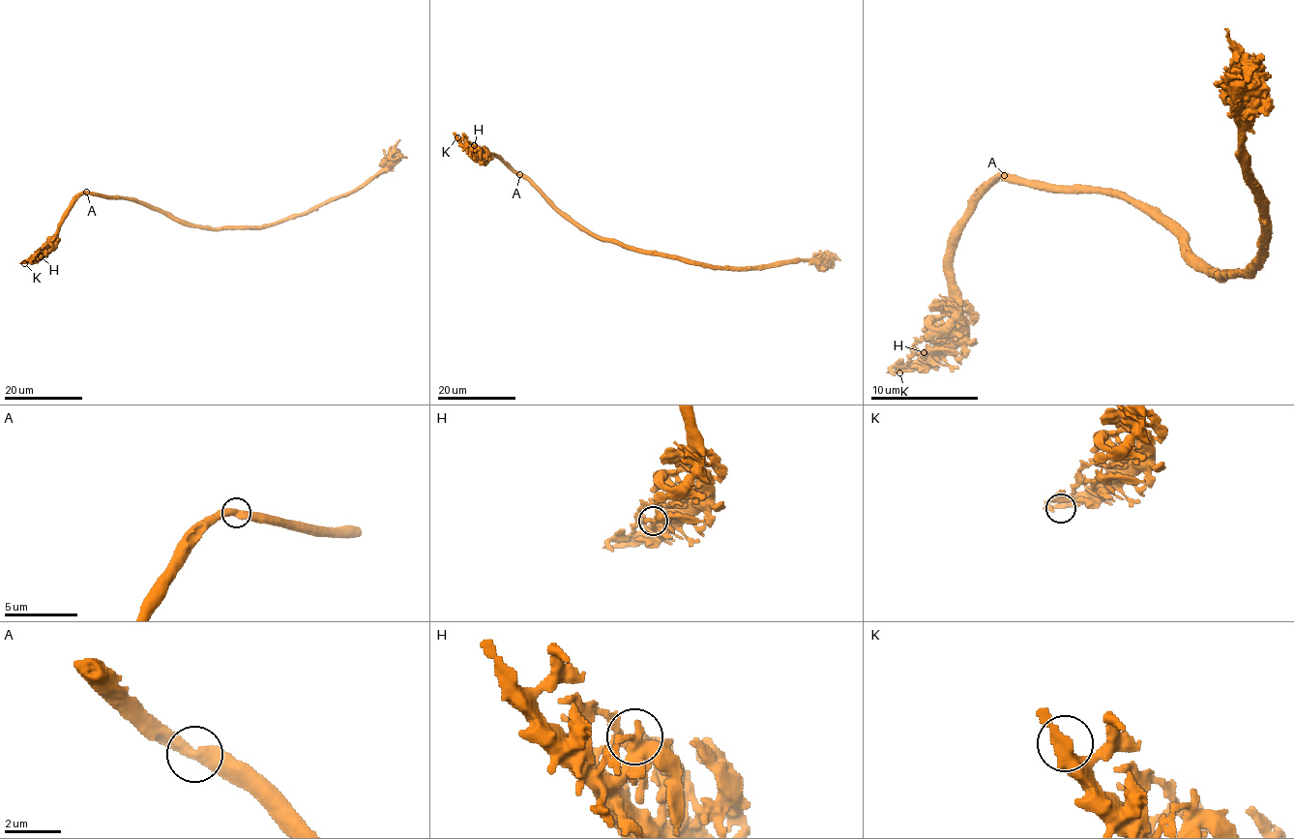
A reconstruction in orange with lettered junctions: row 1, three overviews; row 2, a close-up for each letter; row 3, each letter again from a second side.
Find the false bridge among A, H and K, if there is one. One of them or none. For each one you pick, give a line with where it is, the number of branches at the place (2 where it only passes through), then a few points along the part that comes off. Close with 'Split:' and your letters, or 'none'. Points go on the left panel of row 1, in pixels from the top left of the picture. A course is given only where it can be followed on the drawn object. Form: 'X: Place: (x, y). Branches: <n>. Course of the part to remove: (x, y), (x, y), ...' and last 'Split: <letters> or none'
Split: none

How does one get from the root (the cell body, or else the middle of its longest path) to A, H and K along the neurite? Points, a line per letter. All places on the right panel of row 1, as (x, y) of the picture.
A: (1208, 266), (1137, 201), (1104, 193), (1059, 193), (1050, 188), (1029, 185), (1005, 174)
H: (1208, 266), (1137, 201), (1104, 193), (1059, 193), (999, 177), (981, 195), (956, 236), (943, 342), (924, 352)
K: (1208, 266), (1137, 201), (1059, 193), (999, 177), (956, 236), (951, 258), (956, 328), (899, 372)

